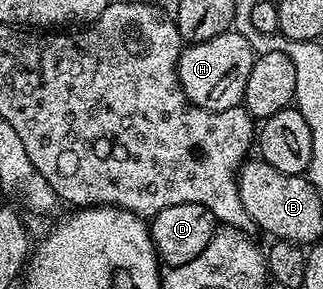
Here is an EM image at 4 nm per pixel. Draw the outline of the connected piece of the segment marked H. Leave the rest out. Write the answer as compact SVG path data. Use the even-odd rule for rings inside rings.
M233 30L216 34L216 38L208 38L208 42L186 44L178 59L180 86L190 103L204 110L219 112L237 108L246 99L248 74L252 74L255 59L252 46Z

